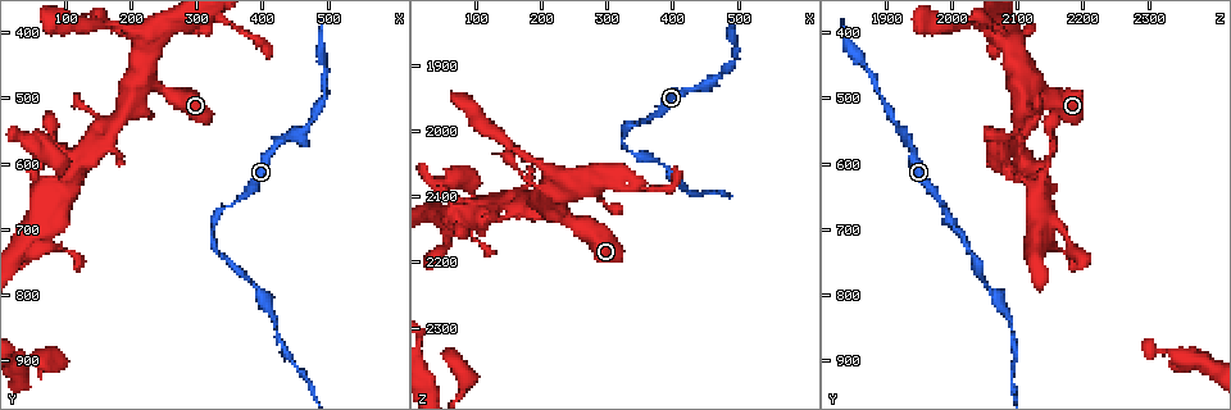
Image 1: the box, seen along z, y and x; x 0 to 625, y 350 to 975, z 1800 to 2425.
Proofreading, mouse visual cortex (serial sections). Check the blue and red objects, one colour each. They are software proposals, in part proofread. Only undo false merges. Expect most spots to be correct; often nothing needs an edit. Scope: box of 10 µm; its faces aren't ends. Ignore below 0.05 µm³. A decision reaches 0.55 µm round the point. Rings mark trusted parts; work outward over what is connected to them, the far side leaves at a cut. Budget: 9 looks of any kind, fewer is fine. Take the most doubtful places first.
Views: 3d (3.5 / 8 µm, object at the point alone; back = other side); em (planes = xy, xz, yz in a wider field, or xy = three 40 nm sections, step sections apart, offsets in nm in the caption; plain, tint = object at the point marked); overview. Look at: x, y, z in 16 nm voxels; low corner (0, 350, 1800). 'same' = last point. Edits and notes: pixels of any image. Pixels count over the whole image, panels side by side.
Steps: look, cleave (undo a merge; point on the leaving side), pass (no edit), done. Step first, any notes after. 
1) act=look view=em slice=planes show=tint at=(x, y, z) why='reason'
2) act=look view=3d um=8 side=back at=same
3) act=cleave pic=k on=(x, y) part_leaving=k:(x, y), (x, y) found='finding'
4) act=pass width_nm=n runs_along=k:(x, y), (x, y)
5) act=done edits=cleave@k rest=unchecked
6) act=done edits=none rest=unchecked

act=look view=3d um=3.5 at=(345, 660, 1985) why='a narrow waist'

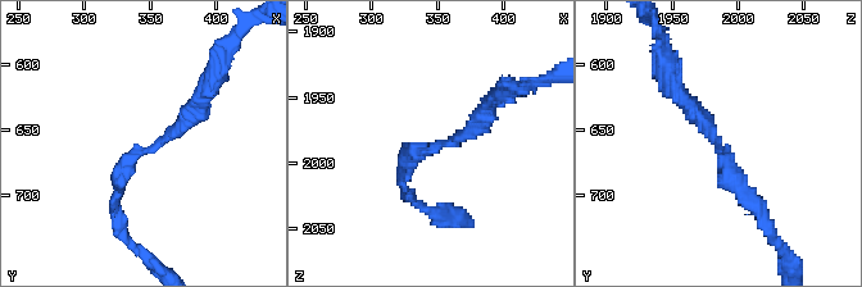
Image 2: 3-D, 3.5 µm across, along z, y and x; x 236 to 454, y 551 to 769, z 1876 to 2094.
act=look view=em slice=xy step=2 show=tint at=(348, 664, 1986) arm_widths_nm=150,250

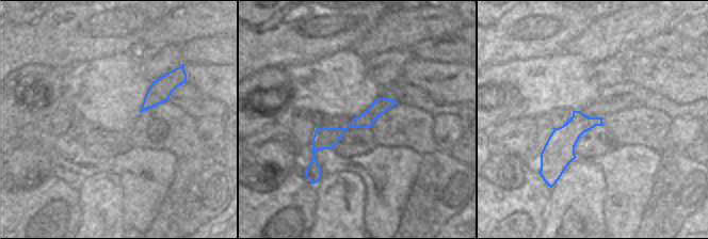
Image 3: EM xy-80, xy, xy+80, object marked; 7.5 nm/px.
act=pass runs_along=2:(204, 96), (126, 163), (113, 206) found='one cell here'

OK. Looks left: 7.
act=look view=3d um=3.5 at=(225, 405, 2075)

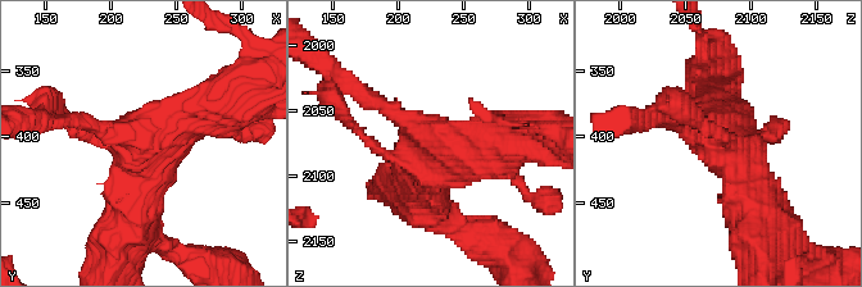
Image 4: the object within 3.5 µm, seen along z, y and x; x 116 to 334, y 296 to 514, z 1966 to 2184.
act=look view=em slice=xy step=1 show=tint at=(224, 408, 2078) why='now the EM'

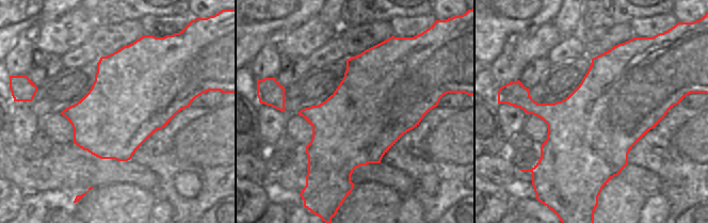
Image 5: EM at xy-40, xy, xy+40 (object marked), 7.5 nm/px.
act=look view=em slice=xy step=3 show=tint at=same why='another direction'

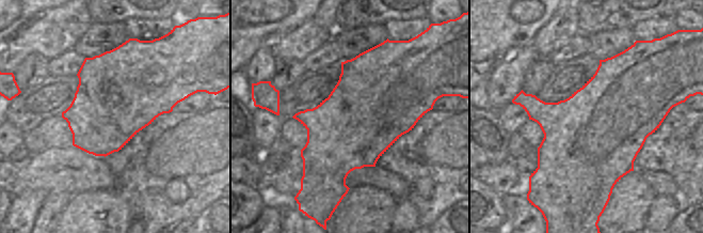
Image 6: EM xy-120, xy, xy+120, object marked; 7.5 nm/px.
act=pass runs_along=4:(134, 235), (141, 167), (216, 108) found='all the same cell'

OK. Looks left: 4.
act=look view=3d um=3.5 at=(360, 390, 2085) why='a narrow waist'

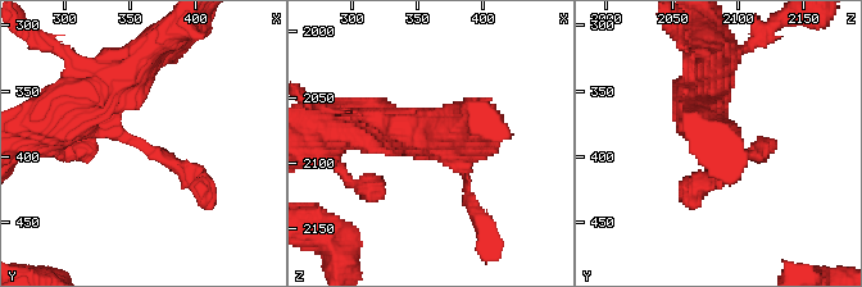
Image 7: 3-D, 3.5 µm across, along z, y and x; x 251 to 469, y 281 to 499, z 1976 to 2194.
act=look view=em slice=xy step=3 show=tint at=same

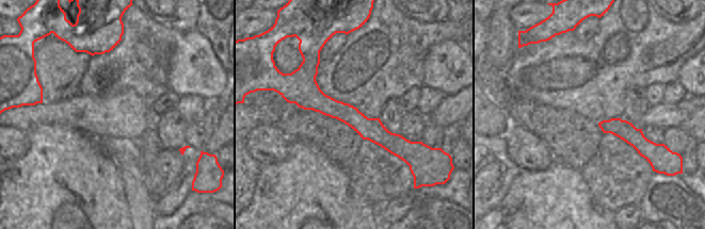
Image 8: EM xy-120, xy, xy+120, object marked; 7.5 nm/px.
act=look view=em slice=xy step=5 show=tint at=same why='cut it another way'

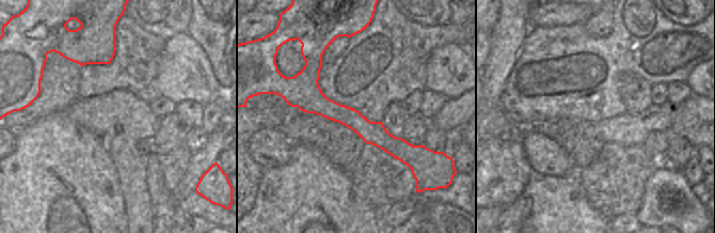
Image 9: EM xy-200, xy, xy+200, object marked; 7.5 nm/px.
act=pass runs_along=7:(67, 121), (134, 136), (204, 187) found='one cell here'

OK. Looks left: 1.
act=done edits=none rest=unchecked

